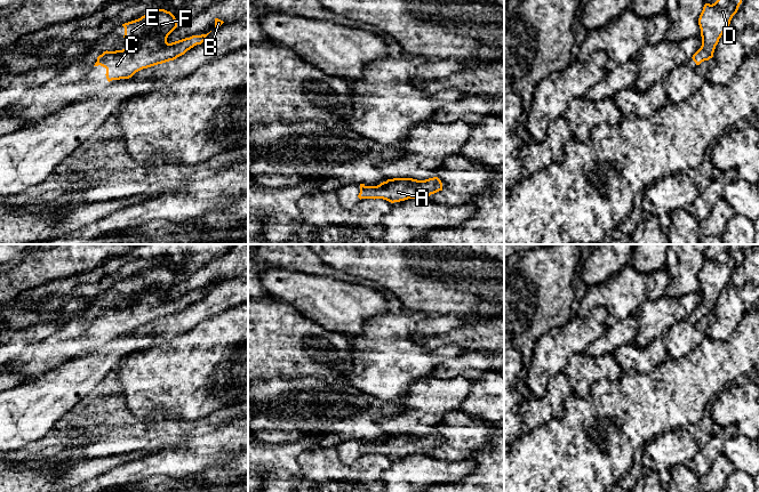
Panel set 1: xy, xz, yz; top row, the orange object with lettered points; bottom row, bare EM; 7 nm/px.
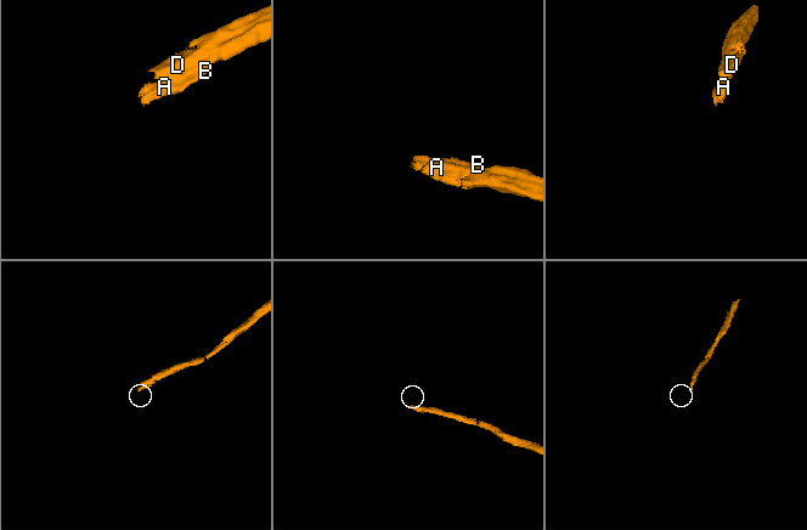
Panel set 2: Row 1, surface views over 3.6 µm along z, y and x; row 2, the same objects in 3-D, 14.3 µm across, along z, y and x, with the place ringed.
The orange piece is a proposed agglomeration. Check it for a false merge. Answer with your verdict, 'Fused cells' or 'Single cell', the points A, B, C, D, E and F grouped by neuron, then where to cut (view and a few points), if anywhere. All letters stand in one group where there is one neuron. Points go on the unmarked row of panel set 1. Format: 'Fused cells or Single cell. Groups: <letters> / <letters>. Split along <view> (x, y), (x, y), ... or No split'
Single cell. Groups: A B C D E F. No split

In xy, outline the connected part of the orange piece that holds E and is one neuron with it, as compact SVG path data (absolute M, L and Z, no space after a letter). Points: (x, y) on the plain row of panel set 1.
M157 265L122 282L123 293L131 298L122 306L104 307L94 321L106 324L109 338L129 334L143 324L174 316L194 301L201 300L209 290L192 291L168 299L167 293L177 283L177 276L165 265Z

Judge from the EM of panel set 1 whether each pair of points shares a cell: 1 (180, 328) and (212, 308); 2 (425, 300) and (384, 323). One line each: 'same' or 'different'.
1: same
2: different

